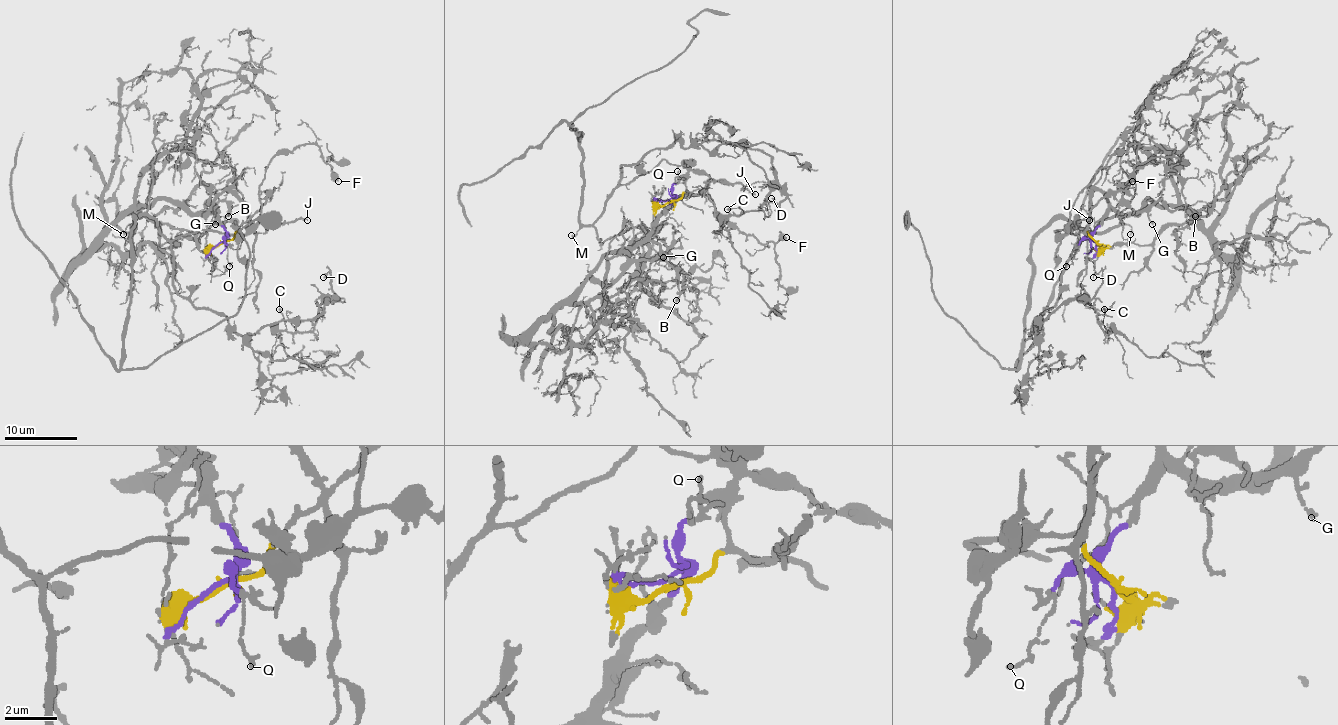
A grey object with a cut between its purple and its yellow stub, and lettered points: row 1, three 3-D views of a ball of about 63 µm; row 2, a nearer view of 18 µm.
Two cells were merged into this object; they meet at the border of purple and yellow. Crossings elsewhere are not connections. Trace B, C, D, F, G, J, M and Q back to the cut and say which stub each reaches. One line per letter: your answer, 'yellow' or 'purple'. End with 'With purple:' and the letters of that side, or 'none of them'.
B: purple
C: yellow
D: yellow
F: yellow
G: purple
J: yellow
M: yellow
Q: purple
With purple: B, G, Q

